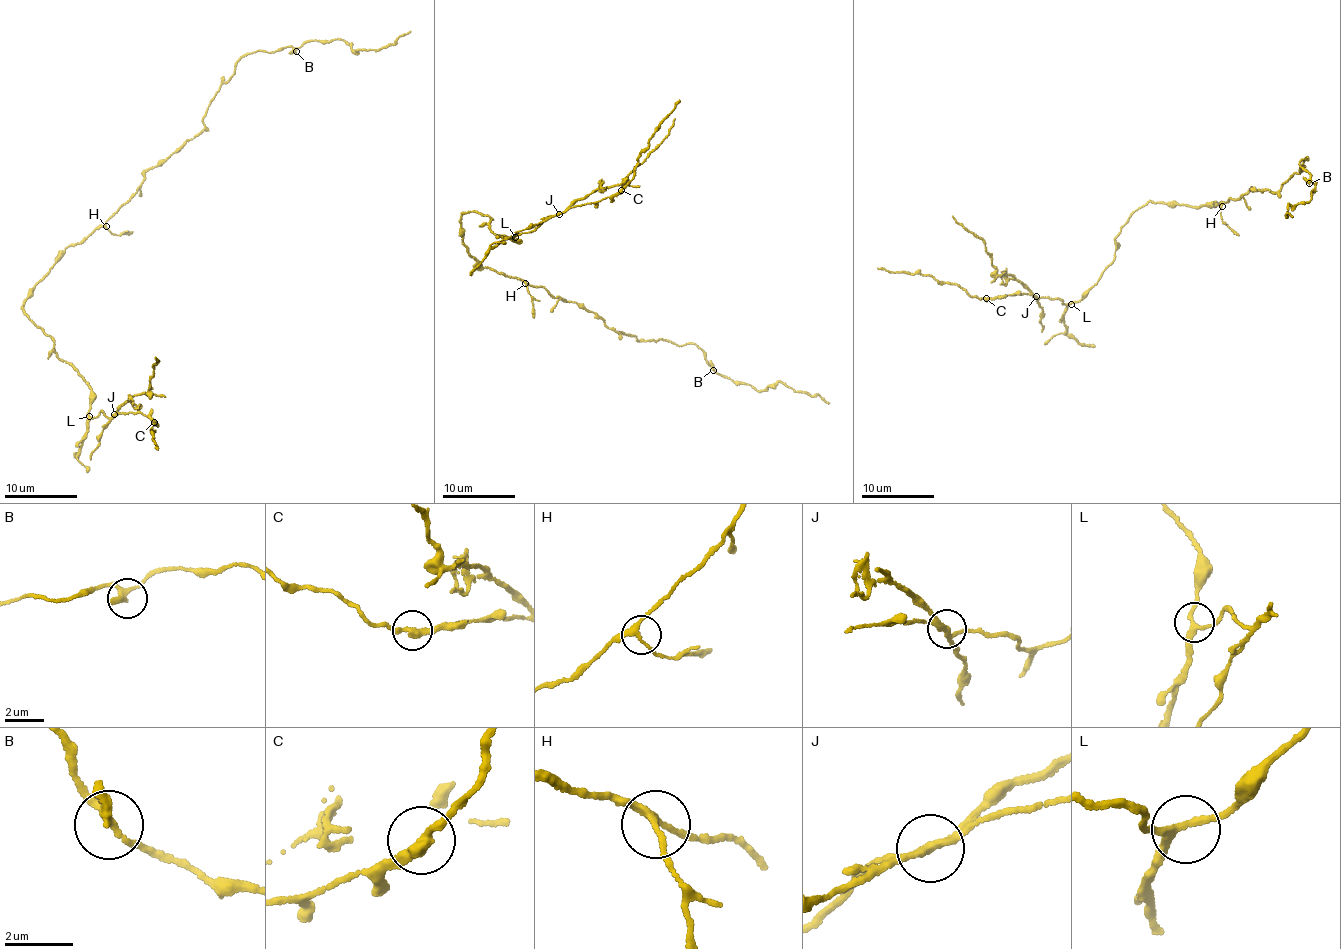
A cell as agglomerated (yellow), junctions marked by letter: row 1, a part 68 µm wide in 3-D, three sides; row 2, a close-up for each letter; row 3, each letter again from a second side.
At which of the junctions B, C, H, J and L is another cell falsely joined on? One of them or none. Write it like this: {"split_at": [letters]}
{"split_at": ["J"]}

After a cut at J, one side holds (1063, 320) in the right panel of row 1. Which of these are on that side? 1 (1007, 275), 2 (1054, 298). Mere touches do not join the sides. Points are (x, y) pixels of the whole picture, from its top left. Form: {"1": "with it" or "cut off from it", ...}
{"1": "cut off from it", "2": "with it"}

